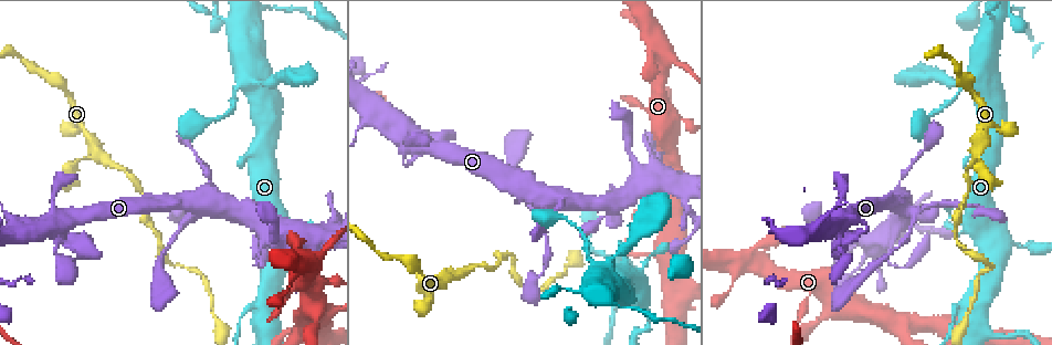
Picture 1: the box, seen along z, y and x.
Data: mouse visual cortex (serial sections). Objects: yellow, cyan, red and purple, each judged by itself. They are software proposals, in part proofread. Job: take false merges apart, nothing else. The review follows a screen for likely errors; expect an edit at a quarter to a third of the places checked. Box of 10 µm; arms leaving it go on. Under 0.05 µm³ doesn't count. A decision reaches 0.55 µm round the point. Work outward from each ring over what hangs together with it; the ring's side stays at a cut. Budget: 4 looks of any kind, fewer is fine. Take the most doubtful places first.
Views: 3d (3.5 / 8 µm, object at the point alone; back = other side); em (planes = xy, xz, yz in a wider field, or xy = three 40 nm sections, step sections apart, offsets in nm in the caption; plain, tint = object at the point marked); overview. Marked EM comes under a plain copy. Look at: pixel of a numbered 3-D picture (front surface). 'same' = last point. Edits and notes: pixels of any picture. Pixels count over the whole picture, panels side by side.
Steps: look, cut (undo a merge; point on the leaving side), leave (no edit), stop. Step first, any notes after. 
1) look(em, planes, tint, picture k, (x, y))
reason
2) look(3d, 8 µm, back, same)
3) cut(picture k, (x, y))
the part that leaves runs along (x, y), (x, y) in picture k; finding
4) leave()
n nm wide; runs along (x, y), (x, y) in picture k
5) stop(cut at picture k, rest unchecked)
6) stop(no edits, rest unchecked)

look(3d, 3.5 µm, picture 1, (959, 306))

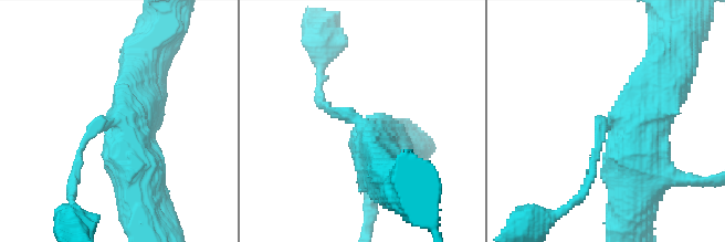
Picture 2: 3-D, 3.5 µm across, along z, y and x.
look(em, planes, tint, picture 2, (610, 122))
3 arms; arms of 100, 600, 700 nm; need the tissue

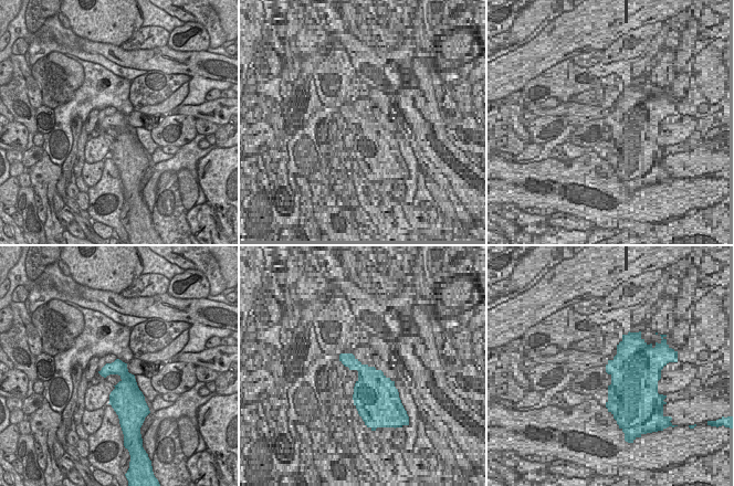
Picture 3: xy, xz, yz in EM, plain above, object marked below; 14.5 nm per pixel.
leave()
all the same cell

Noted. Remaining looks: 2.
look(3d, 3.5 µm, picture 1, (609, 189))
sharp bend

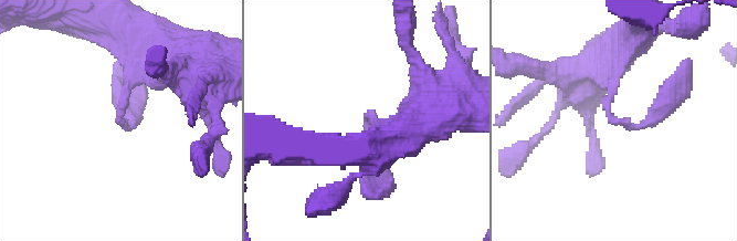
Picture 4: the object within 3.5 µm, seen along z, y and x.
look(em, xy, step 1, tint, picture 4, (119, 120))
arms of 200, 250 nm

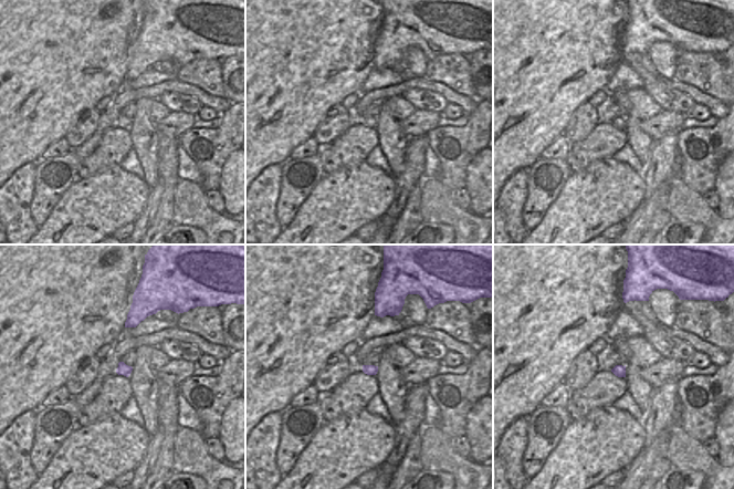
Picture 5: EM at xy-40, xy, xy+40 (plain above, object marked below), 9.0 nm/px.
leave()
100 nm wide; runs along (385, 128), (368, 114), (371, 182) in picture 4; all the same cell

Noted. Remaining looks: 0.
stop(no edits, rest unchecked)

